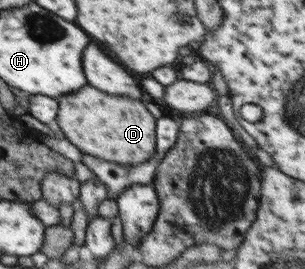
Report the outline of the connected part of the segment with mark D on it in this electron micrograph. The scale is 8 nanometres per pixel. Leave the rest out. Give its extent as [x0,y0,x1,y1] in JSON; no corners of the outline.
[56,86,156,165]

